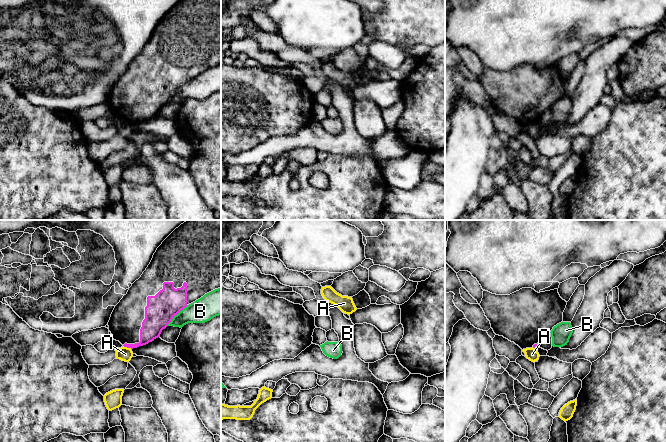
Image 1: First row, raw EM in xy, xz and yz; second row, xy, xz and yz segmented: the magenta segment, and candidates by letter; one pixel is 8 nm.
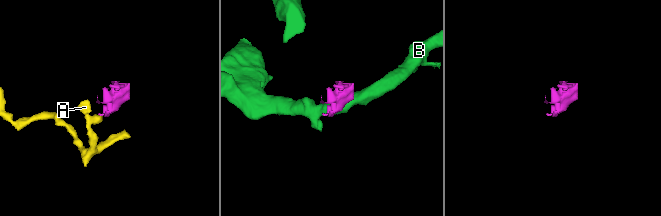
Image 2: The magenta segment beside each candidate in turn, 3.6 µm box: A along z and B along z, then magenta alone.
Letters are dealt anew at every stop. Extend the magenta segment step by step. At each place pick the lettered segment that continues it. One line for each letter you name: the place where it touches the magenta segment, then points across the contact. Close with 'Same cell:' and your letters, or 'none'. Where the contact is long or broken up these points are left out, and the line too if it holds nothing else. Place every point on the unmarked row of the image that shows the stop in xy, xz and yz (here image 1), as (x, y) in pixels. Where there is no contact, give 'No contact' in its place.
Same cell: none

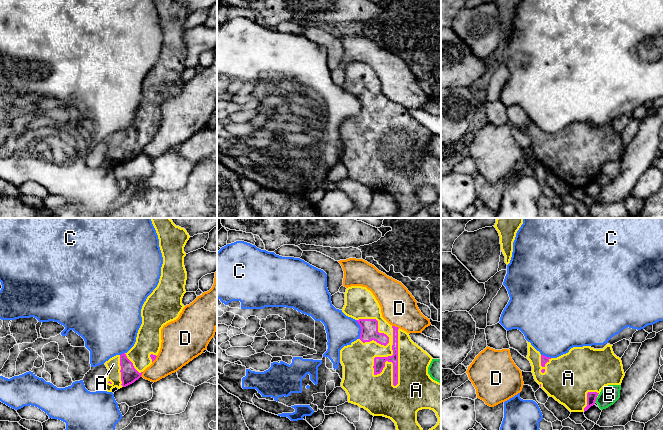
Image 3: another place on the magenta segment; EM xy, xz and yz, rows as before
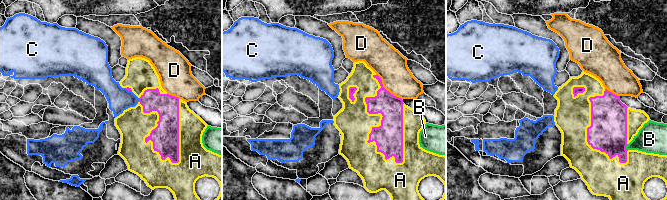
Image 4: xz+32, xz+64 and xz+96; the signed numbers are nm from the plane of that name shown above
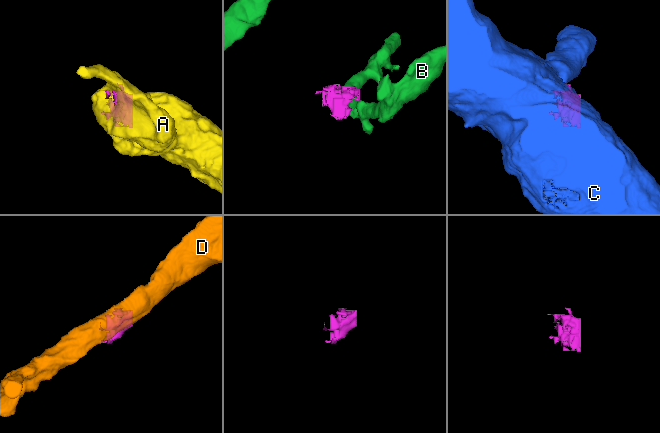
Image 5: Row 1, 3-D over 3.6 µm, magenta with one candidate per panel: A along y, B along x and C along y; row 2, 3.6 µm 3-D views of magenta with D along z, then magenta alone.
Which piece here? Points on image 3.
A: Touches magenta at xz (373, 142)
Same cell: A

